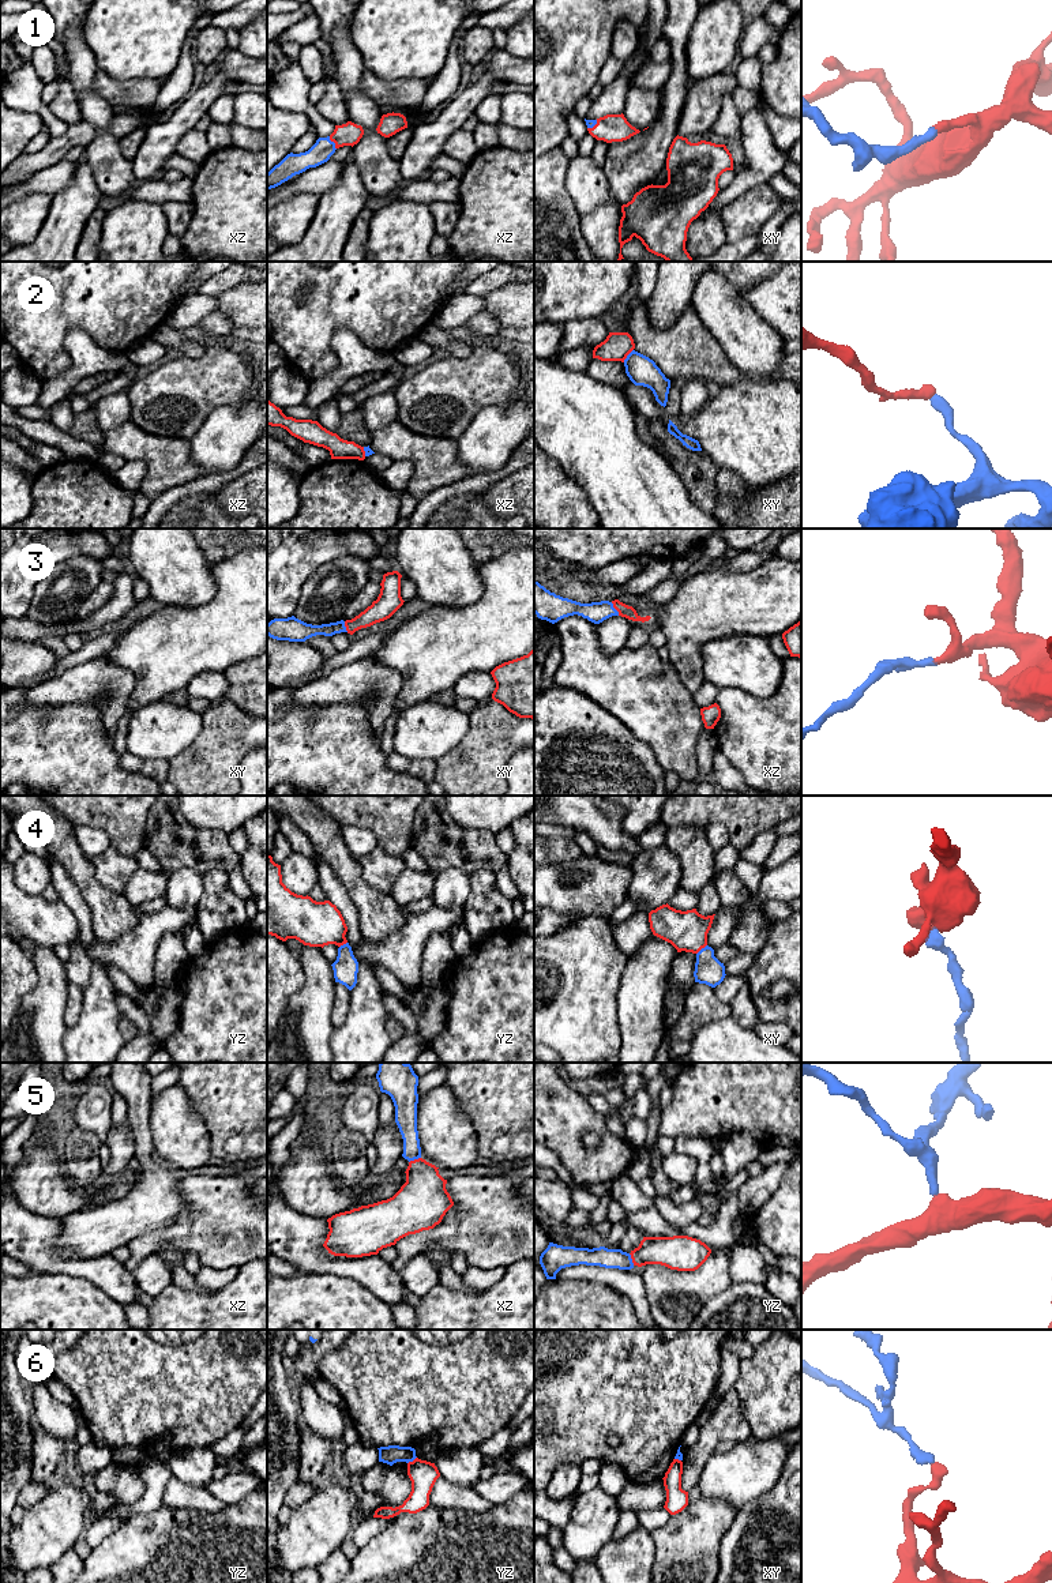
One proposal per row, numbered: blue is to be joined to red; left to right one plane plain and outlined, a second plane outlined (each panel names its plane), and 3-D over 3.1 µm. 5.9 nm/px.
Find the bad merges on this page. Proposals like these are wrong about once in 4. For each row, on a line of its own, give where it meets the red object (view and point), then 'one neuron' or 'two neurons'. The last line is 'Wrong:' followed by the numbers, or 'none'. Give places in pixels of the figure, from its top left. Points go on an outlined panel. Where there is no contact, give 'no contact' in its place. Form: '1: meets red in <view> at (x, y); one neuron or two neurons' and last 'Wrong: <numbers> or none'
1: meets red in xz at (334, 142); one neuron
2: meets red in xy at (627, 354); two neurons
3: meets red in xz at (615, 608); one neuron
4: meets red in xy at (701, 948); one neuron
5: meets red in xz at (414, 1160); one neuron
6: meets red in yz at (413, 1461); two neurons
Wrong: 2, 6

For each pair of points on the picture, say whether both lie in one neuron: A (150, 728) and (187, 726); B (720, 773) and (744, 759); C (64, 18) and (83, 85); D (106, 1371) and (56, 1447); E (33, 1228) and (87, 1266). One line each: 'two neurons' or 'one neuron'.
A: one neuron
B: two neurons
C: two neurons
D: two neurons
E: one neuron

